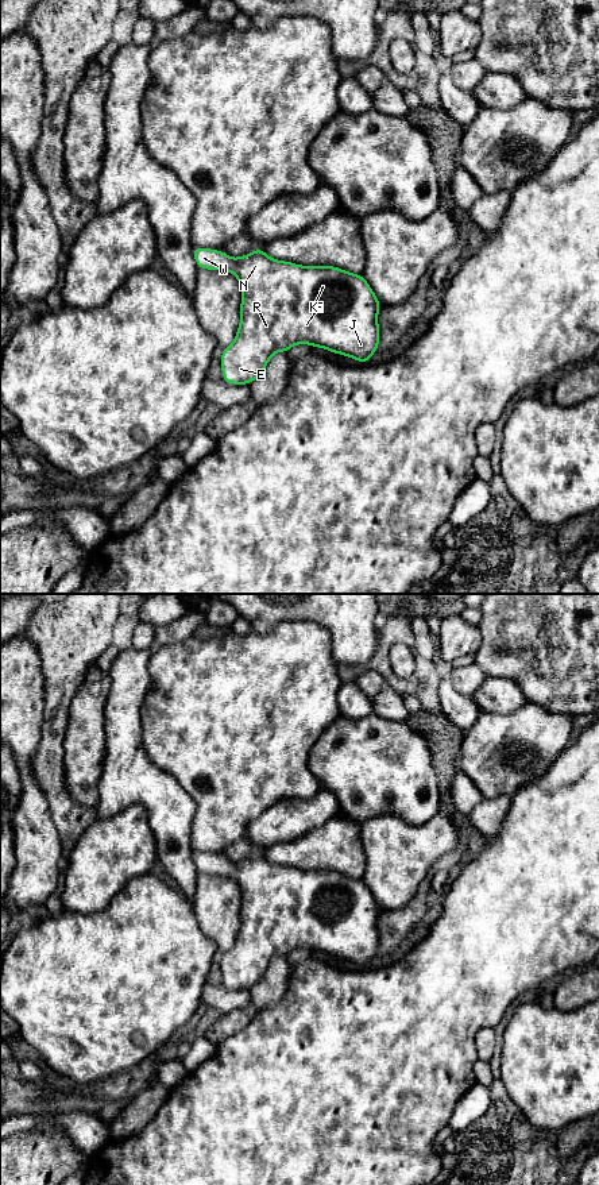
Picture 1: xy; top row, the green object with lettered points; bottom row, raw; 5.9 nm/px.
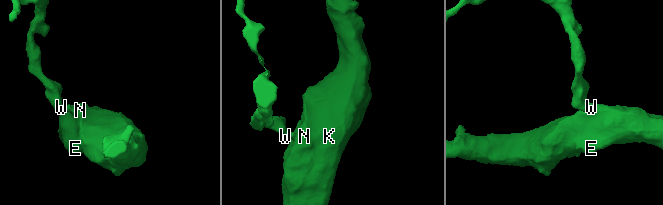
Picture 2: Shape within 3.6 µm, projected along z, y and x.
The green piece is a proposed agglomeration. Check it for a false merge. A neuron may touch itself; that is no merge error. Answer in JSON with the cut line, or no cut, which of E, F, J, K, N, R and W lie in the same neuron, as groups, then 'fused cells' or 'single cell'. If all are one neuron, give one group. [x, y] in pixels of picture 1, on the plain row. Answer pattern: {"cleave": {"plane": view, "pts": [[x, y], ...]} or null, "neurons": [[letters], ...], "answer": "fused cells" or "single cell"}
{"cleave": null, "neurons": [["E", "F", "J", "K", "N", "R", "W"]], "answer": "single cell"}

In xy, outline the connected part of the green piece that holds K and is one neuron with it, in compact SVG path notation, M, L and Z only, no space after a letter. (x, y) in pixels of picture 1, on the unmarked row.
M192 853L198 873L231 876L241 891L240 929L232 949L223 954L221 984L250 989L275 957L310 949L367 968L379 953L378 918L382 908L362 879L336 871L301 871L270 862L263 853L231 862L213 853Z

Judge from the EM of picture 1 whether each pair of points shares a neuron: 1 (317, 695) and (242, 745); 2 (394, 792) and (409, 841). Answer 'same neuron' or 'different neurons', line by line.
1: same neuron
2: different neurons

